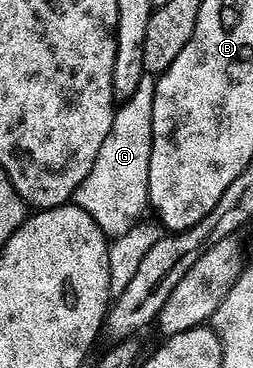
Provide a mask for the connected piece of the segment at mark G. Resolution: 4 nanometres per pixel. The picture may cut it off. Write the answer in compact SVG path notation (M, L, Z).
M144 73L139 81L139 84L137 85L135 92L133 92L129 98L122 100L122 102L116 106L110 118L111 128L109 129L109 133L105 137L105 141L101 141L101 149L97 149L97 157L93 161L93 165L89 169L84 180L81 181L81 183L77 185L75 189L73 196L73 202L75 206L85 209L85 213L89 213L89 217L91 217L93 221L97 223L100 229L102 229L104 235L108 237L123 235L125 232L127 232L127 230L129 230L130 227L132 227L132 225L137 222L140 216L142 216L139 214L141 214L143 210L146 212L149 207L147 201L147 186L149 185L149 153L151 152L151 130L153 129L153 93L155 92L155 81L156 76Z

